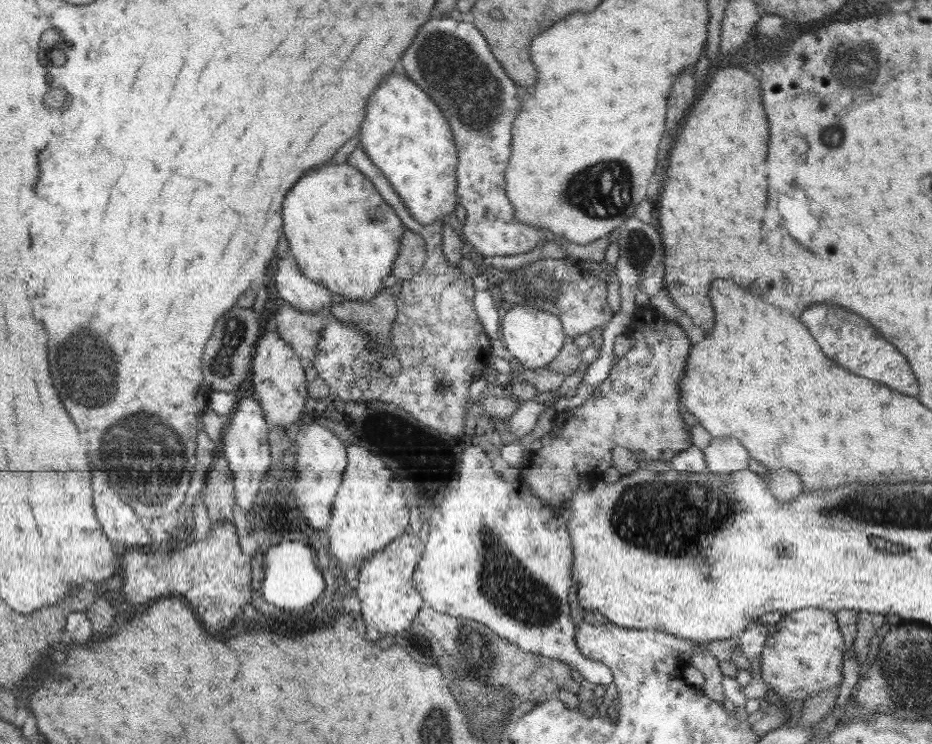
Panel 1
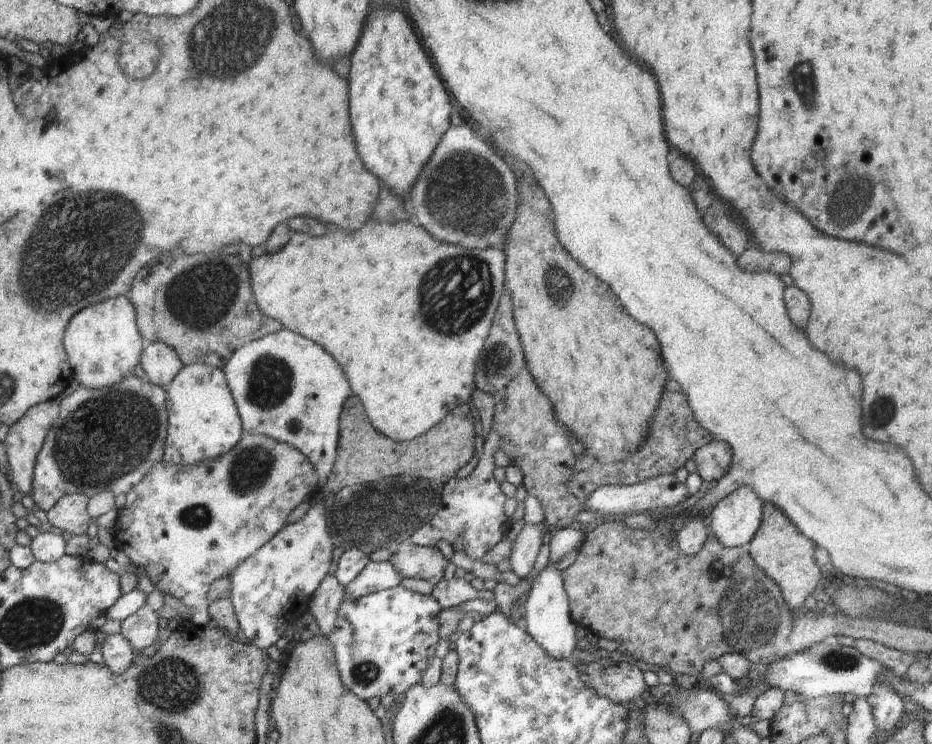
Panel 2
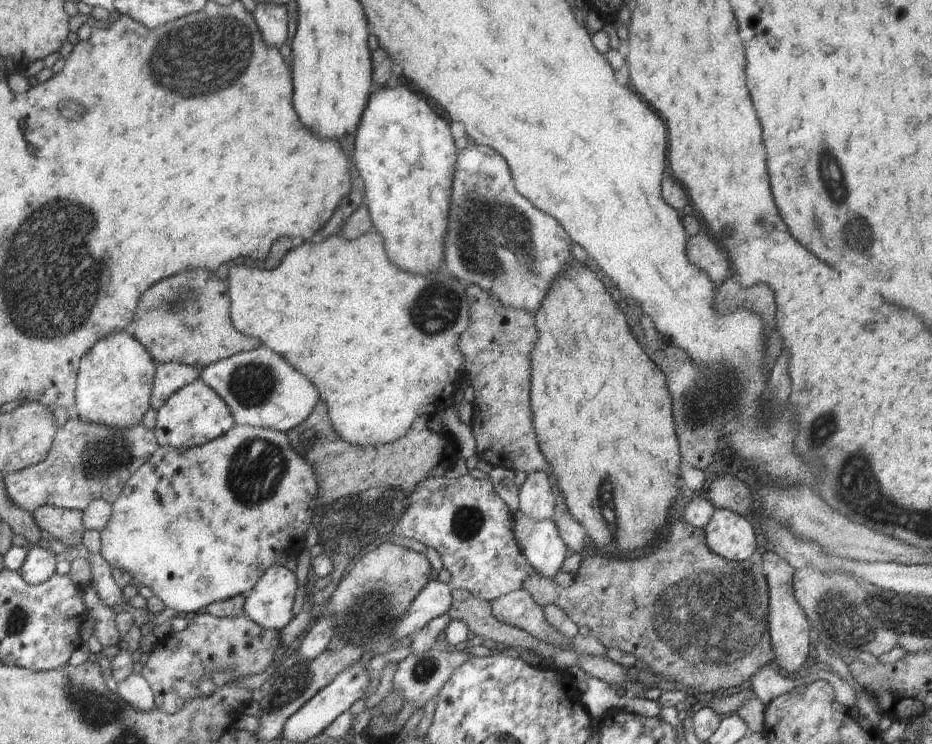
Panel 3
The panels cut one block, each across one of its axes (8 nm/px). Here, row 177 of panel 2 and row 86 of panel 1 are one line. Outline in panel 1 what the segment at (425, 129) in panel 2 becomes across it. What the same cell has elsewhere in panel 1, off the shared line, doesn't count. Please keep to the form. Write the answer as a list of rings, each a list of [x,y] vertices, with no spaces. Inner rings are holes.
[[[397,69],[384,77],[378,86],[375,86],[367,104],[366,116],[359,129],[359,134],[362,136],[360,147],[396,189],[402,203],[406,205],[406,209],[414,215],[414,219],[424,225],[434,223],[436,219],[443,221],[444,216],[453,214],[458,200],[456,145],[452,130],[448,126],[448,120],[442,116],[442,112],[434,104],[434,100],[406,73]]]

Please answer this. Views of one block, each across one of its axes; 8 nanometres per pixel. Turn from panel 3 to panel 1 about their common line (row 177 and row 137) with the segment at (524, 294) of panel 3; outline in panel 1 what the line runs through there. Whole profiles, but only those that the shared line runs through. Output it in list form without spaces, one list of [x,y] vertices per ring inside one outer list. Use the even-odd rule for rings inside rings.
[[[451,17],[431,18],[420,28],[398,65],[438,104],[452,126],[458,148],[457,202],[466,209],[464,240],[468,247],[474,247],[486,257],[522,254],[538,246],[540,240],[555,238],[548,230],[522,224],[506,196],[505,171],[512,146],[510,130],[520,104],[512,80],[493,55],[474,24]]]

